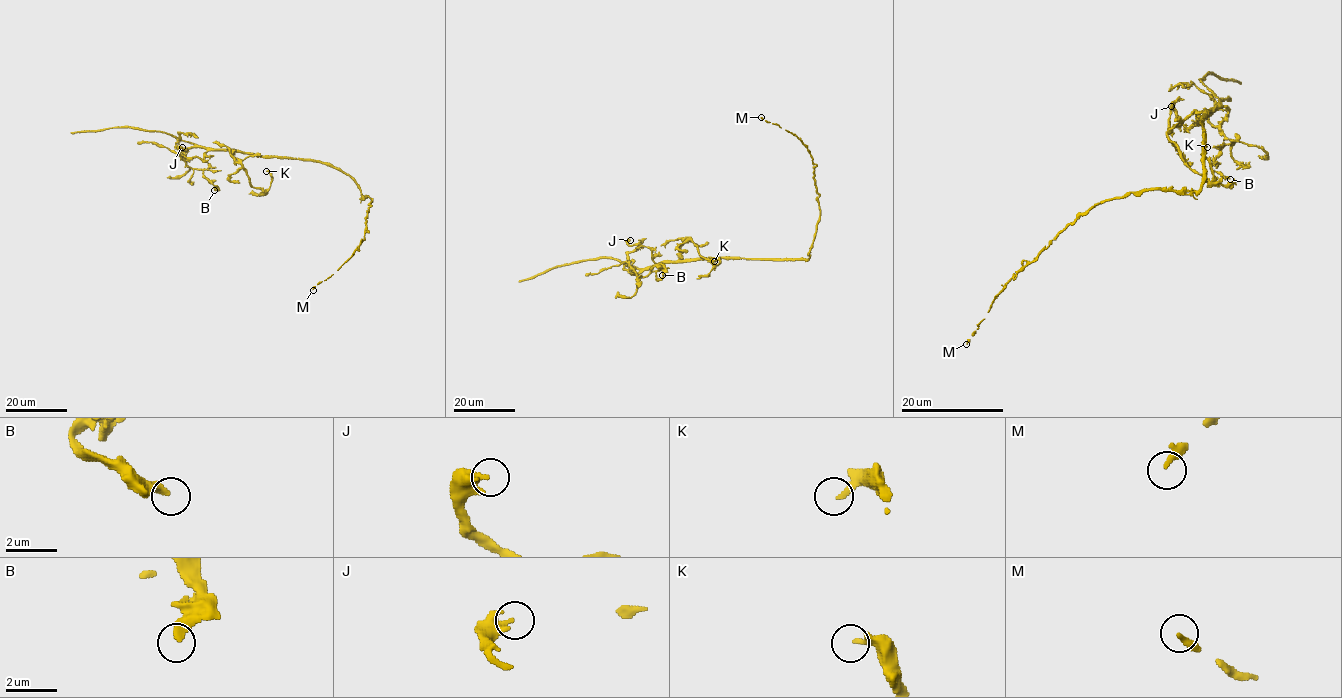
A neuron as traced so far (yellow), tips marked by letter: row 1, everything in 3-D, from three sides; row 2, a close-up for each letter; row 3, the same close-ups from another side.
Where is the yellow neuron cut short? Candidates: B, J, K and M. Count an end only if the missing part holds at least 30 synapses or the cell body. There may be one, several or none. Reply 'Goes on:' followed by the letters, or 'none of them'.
Goes on: none of them

